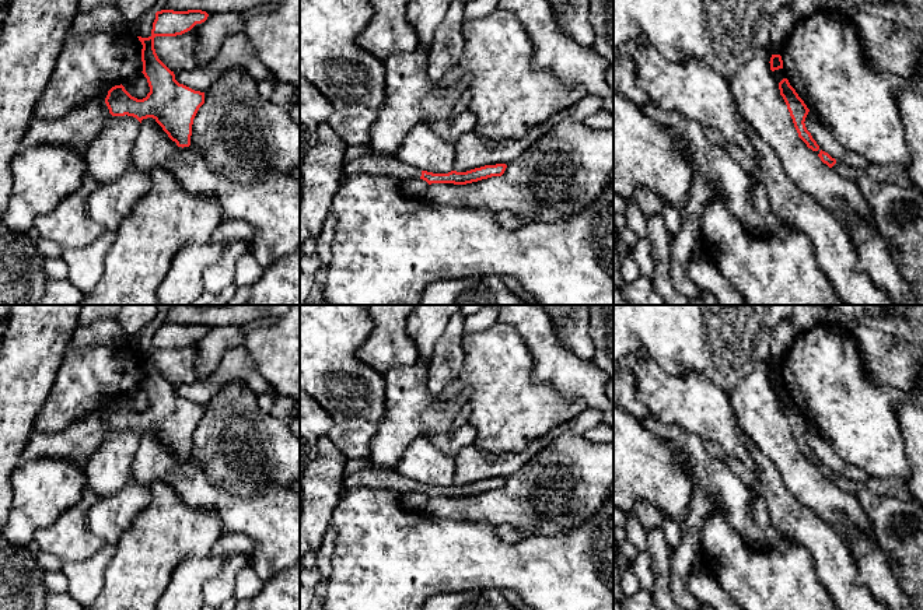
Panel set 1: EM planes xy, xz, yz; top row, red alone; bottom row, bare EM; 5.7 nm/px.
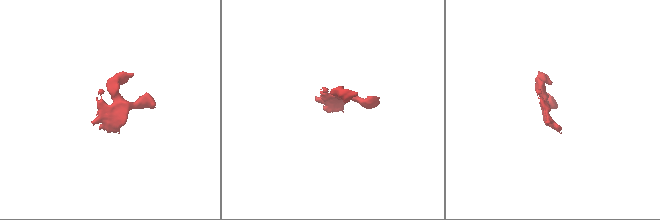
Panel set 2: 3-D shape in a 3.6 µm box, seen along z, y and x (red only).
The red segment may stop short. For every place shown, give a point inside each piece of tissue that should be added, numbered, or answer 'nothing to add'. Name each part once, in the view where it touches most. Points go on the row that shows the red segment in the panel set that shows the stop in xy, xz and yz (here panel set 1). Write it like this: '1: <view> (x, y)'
1: xy (79, 128)

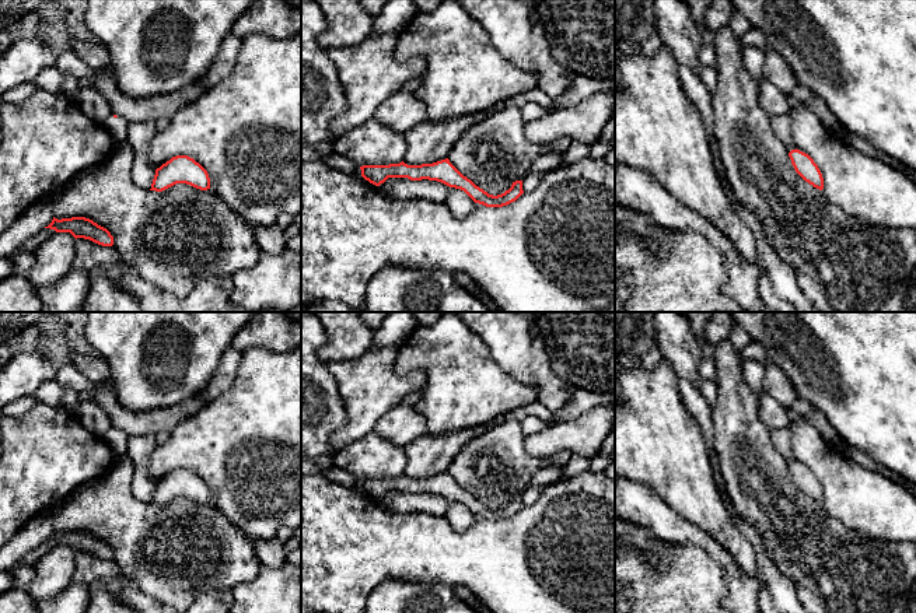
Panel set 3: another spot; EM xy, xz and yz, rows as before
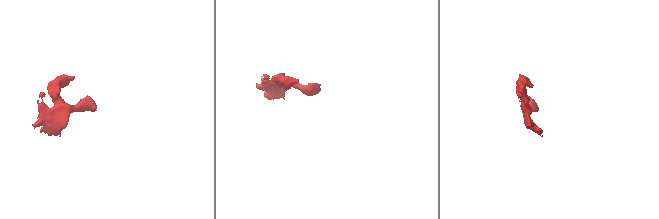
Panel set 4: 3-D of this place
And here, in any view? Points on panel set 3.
1: xy (116, 126)
2: xy (34, 242)

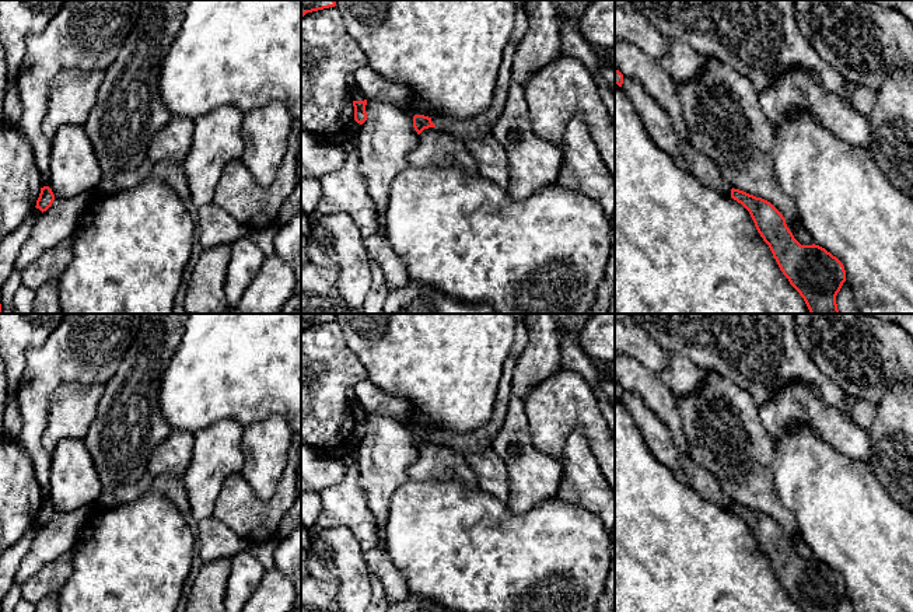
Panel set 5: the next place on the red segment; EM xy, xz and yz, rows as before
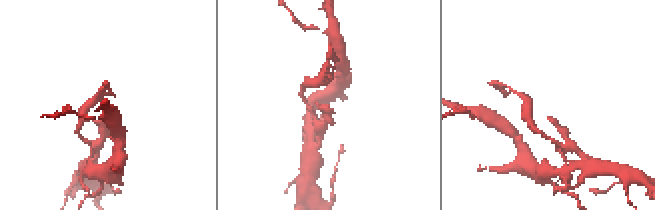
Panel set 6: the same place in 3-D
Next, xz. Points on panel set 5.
1: xz (481, 126)

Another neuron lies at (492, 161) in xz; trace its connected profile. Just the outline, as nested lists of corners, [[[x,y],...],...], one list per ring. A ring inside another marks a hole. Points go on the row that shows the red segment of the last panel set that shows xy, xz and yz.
[[[490,134],[486,139],[468,139],[464,141],[473,157],[478,172],[497,186],[508,186],[508,157],[504,147]]]

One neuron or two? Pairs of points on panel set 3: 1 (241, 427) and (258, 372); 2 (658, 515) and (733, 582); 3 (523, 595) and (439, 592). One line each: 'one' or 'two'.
1: one
2: one
3: two

